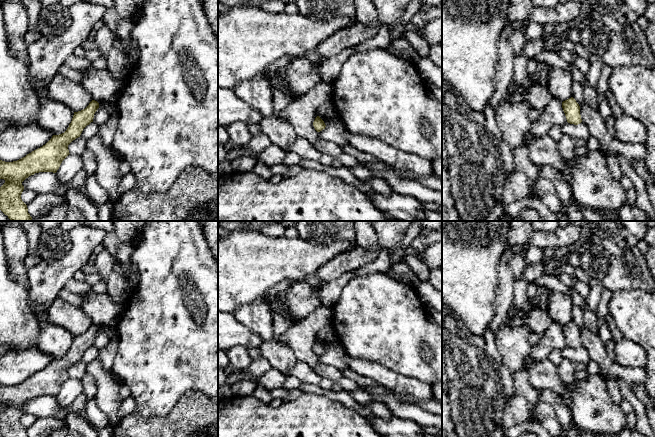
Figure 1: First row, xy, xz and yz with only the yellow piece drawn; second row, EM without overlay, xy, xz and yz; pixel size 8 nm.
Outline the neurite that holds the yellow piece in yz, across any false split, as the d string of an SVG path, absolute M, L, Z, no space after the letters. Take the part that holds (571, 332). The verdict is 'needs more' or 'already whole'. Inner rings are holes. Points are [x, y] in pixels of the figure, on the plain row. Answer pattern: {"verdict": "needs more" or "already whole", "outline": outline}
{"verdict": "already whole", "outline": "M573 321L563 325L562 332L568 347L578 349L582 346L580 330Z"}

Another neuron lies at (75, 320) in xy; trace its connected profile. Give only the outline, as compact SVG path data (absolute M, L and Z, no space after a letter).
M59 297L51 304L49 315L52 323L65 328L73 336L85 333L93 324L82 309Z

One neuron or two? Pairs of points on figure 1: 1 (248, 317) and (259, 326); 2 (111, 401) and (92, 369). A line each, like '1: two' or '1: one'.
1: one
2: one

